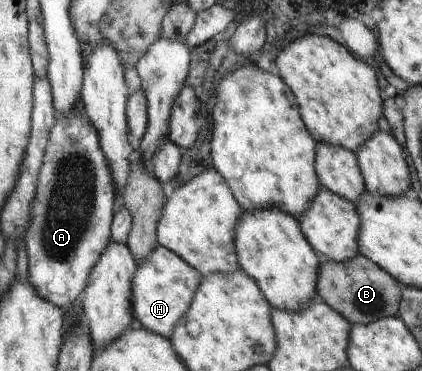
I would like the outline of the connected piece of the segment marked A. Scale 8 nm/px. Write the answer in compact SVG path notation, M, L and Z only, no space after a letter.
M76 112L68 119L57 118L49 132L31 219L23 238L28 255L28 282L46 301L66 310L80 299L99 256L112 242L111 224L116 196L118 194L111 177L111 168L93 124Z

